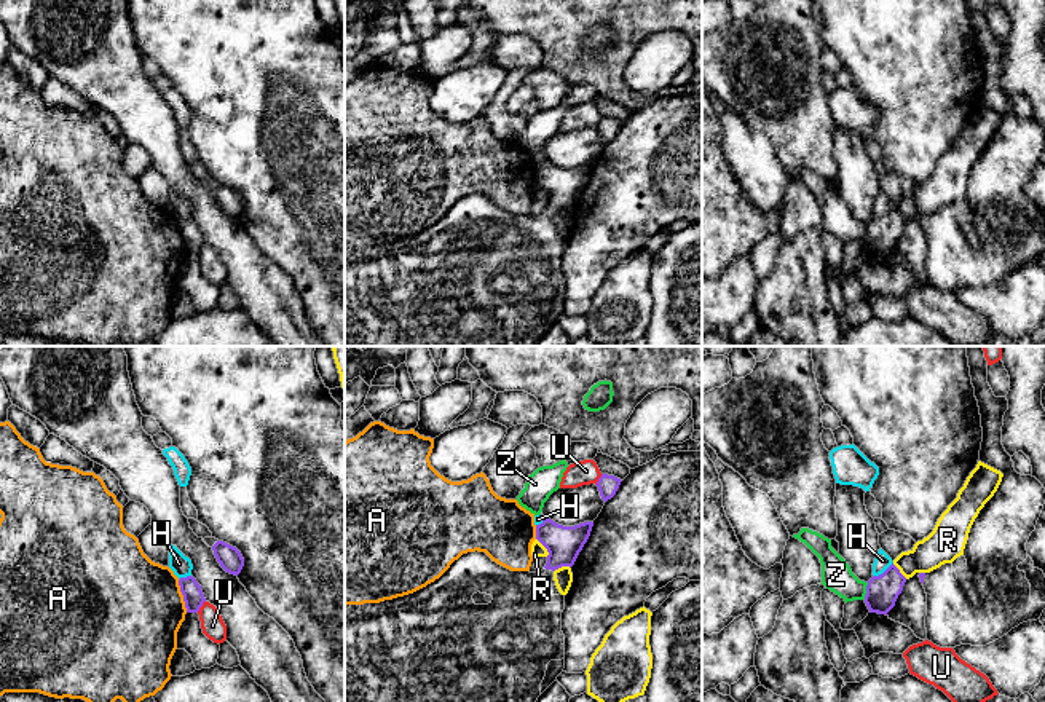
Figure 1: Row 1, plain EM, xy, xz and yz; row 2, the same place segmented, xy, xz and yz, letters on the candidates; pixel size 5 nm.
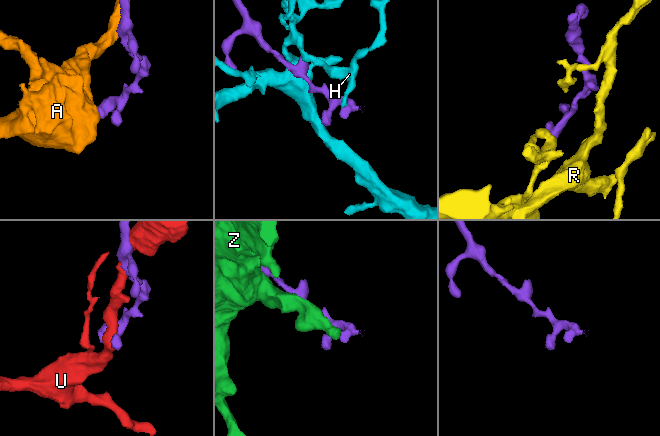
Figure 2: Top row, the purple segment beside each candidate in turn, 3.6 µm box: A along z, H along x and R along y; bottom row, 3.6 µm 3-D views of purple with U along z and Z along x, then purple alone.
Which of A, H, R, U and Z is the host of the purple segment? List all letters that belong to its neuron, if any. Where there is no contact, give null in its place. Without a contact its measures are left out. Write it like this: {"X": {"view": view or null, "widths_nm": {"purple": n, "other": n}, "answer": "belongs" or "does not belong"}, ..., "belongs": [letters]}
{"A": {"view": "xy", "widths_nm": {"purple": 110, "other": 500}, "answer": "does not belong"}, "H": {"view": "yz", "widths_nm": {"purple": 160, "other": 80}, "answer": "does not belong"}, "R": {"view": "xz", "widths_nm": {"purple": 180, "other": 70}, "answer": "does not belong"}, "U": {"view": "xy", "widths_nm": {"purple": 110, "other": 120}, "answer": "does not belong"}, "Z": {"view": "yz", "widths_nm": {"purple": 160, "other": 160}, "answer": "does not belong"}, "belongs": []}

